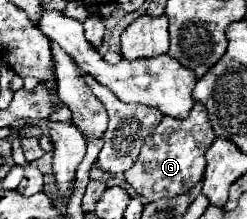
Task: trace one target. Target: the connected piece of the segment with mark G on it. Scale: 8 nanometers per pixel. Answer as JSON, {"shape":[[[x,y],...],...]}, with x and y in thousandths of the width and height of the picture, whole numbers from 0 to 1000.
{"shape":[[[794,466],[761,539],[721,548],[672,530],[591,621],[559,731],[526,776],[502,785],[502,813],[567,895],[591,904],[591,922],[753,886],[769,858],[785,858],[785,840],[818,822],[818,785],[834,758],[826,703],[866,639],[874,639],[866,594],[834,548],[834,493],[818,493],[818,475]]]}

